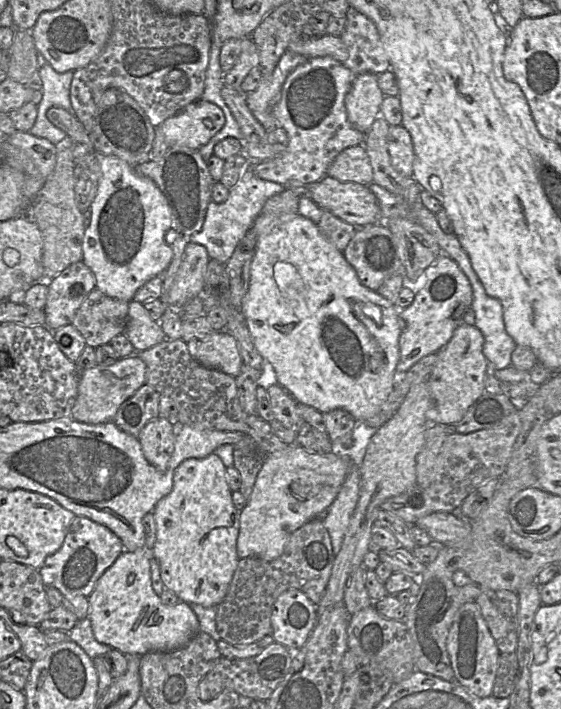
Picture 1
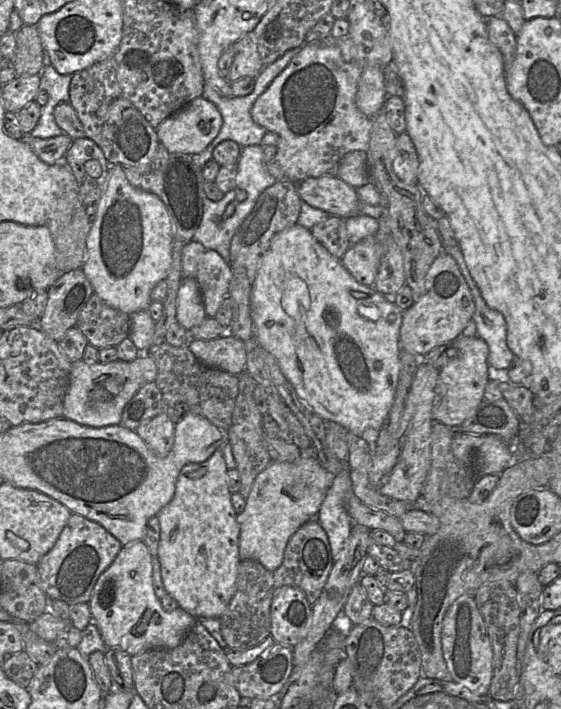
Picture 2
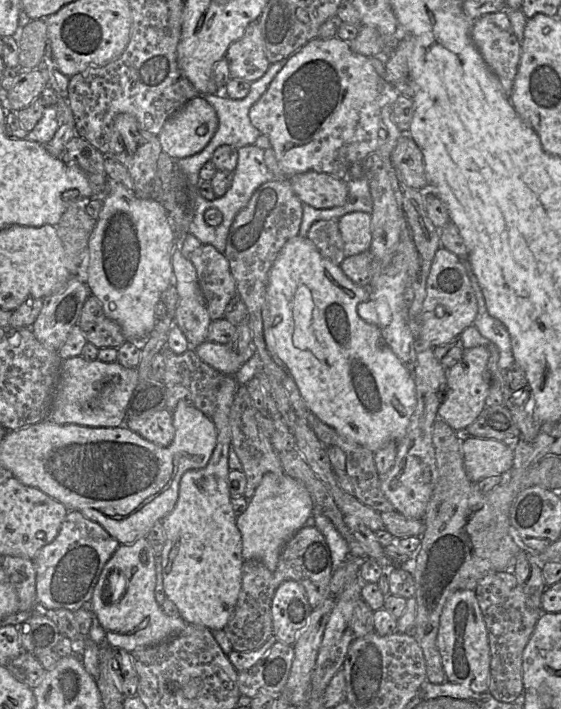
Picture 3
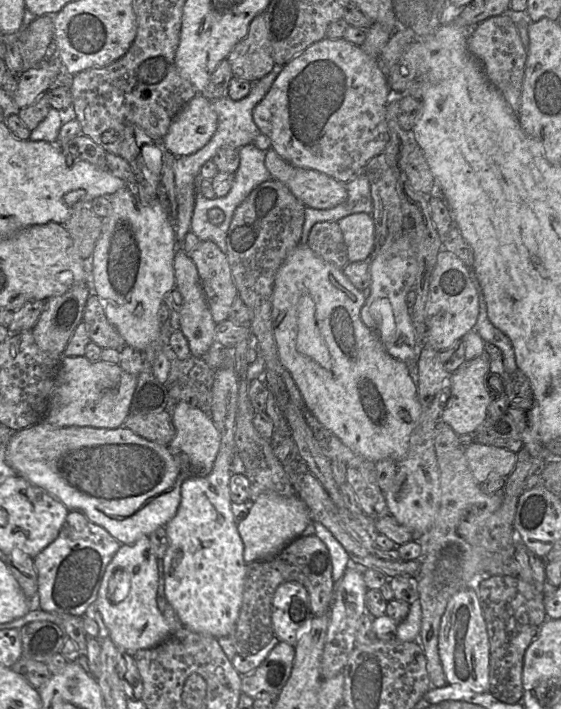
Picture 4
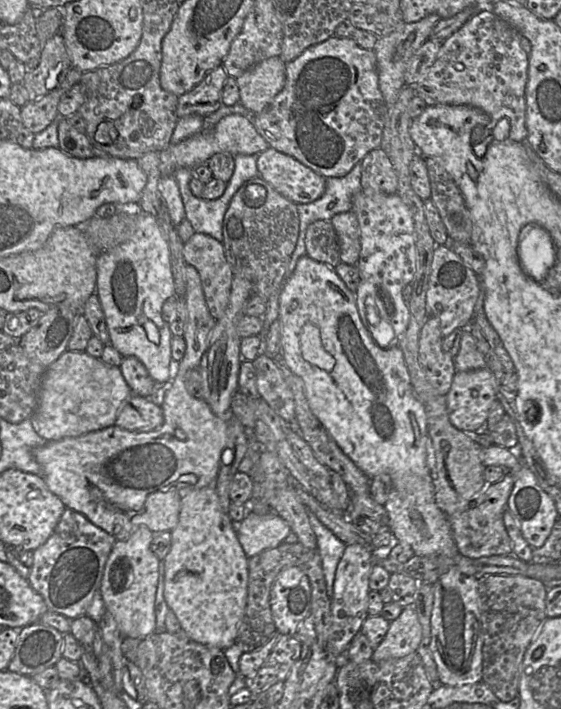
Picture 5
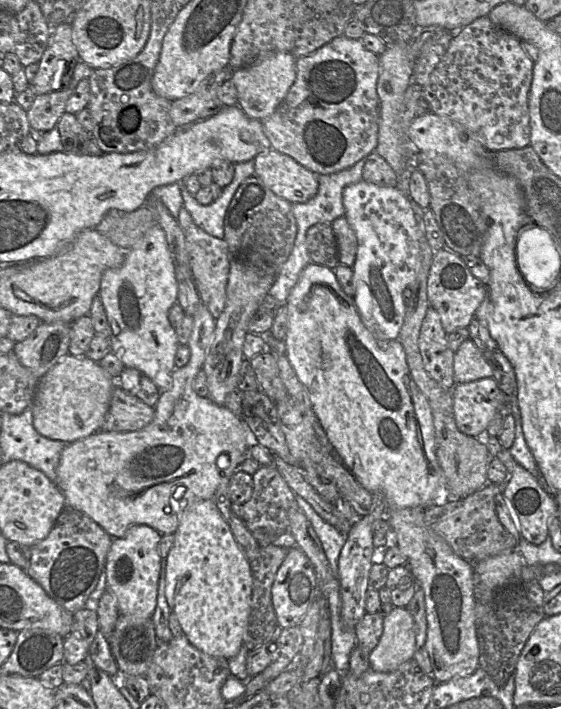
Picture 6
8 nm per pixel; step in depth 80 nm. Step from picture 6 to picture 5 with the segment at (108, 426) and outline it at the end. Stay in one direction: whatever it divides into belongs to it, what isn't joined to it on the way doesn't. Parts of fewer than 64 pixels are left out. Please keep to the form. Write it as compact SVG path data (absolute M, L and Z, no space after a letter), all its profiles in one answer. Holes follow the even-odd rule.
M131 394L121 407L115 426L133 431L150 432L159 429L164 422L162 408L155 403Z

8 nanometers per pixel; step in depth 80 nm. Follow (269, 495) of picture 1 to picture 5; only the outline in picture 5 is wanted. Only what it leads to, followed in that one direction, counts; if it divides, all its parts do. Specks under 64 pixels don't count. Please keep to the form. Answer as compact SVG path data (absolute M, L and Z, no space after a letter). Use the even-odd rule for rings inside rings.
M247 512L244 519L235 524L238 540L248 558L264 550L277 547L292 532L286 521L274 512L265 515Z

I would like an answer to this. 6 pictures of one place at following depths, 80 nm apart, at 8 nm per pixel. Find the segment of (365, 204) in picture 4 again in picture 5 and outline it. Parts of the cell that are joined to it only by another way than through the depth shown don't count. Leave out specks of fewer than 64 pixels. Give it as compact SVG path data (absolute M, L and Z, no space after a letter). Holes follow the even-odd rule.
M357 163L343 177L326 178L324 194L308 204L296 204L299 215L299 235L286 271L286 279L292 274L301 256L306 255L305 235L308 226L318 220L330 221L339 213L352 210L353 197L362 191L362 163Z

